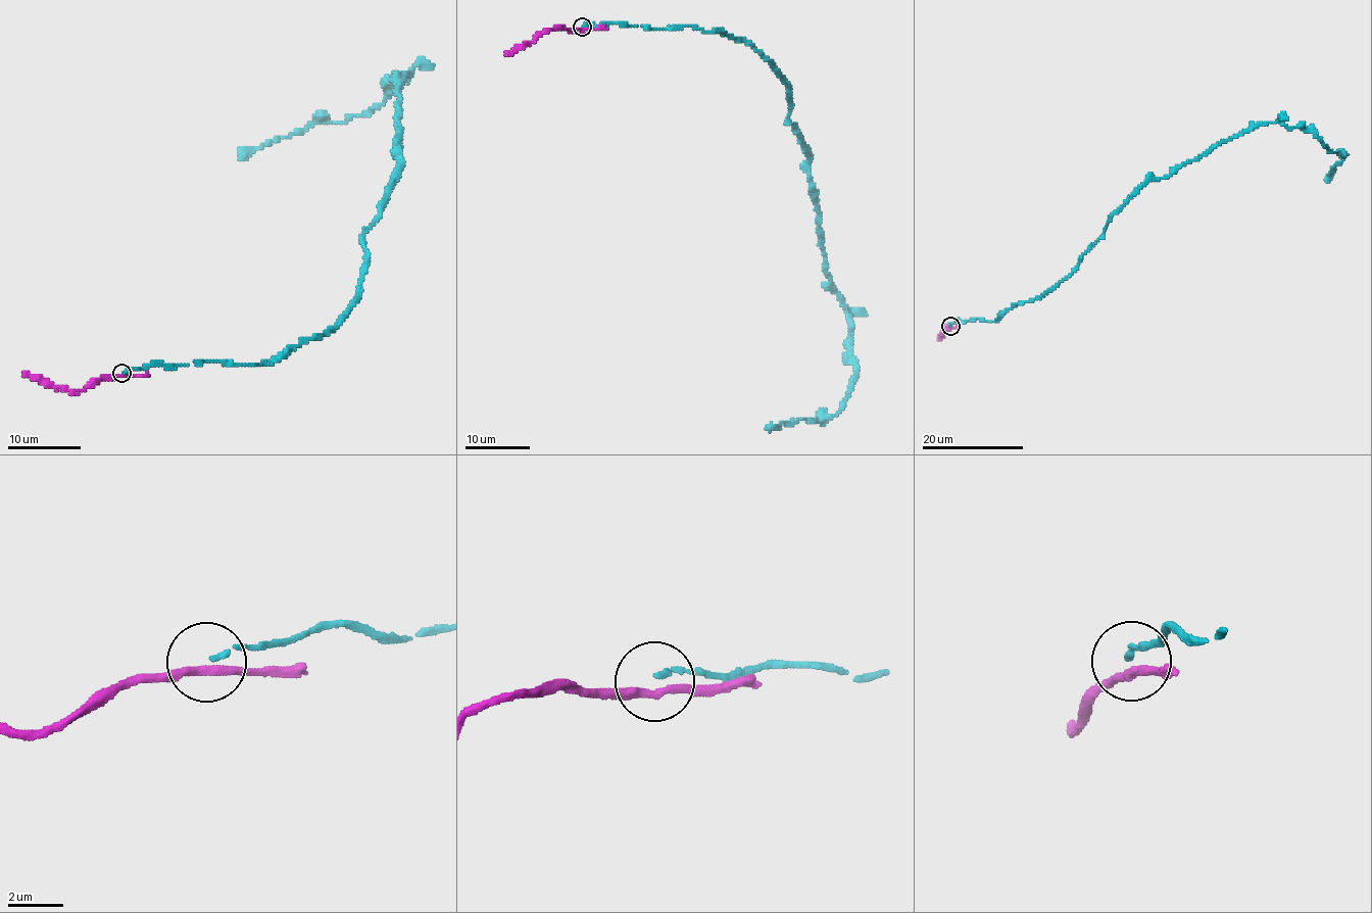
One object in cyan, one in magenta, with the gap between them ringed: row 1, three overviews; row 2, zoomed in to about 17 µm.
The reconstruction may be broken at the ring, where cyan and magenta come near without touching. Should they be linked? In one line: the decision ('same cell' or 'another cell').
another cell

